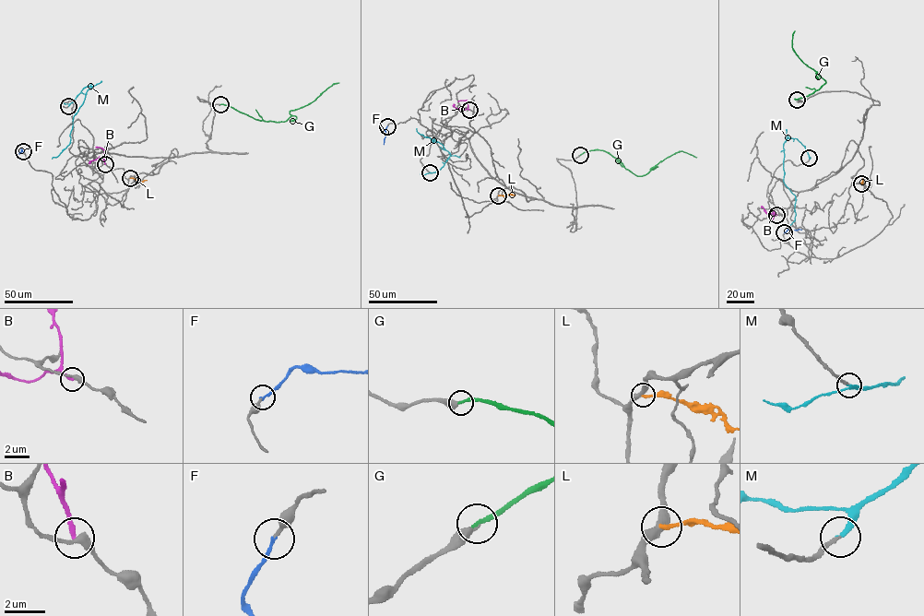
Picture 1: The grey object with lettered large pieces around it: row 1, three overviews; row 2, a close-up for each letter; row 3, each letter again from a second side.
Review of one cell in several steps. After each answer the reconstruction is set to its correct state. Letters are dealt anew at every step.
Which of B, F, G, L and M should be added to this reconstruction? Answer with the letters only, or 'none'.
F, G, M

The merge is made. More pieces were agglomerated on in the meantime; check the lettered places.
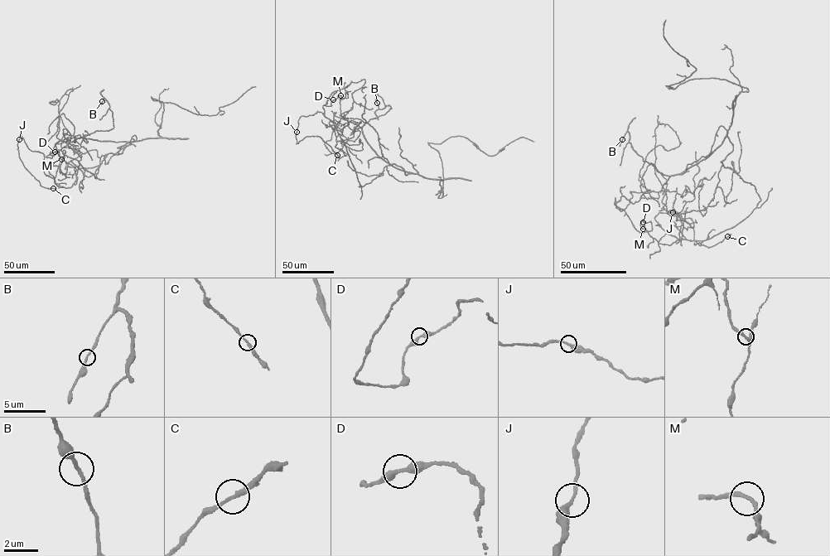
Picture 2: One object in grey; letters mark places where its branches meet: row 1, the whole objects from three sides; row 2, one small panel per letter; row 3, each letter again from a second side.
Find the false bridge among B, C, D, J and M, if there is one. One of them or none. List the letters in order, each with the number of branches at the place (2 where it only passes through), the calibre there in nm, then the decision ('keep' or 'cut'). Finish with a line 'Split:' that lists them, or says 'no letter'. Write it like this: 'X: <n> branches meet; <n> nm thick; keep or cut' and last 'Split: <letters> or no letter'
B: 2 branches meet; 190 nm thick; keep
C: 2 branches meet; 240 nm thick; keep
D: 2 branches meet; 320 nm thick; keep
J: 2 branches meet; 240 nm thick; keep
M: 2 branches meet; 240 nm thick; keep
Split: no letter

